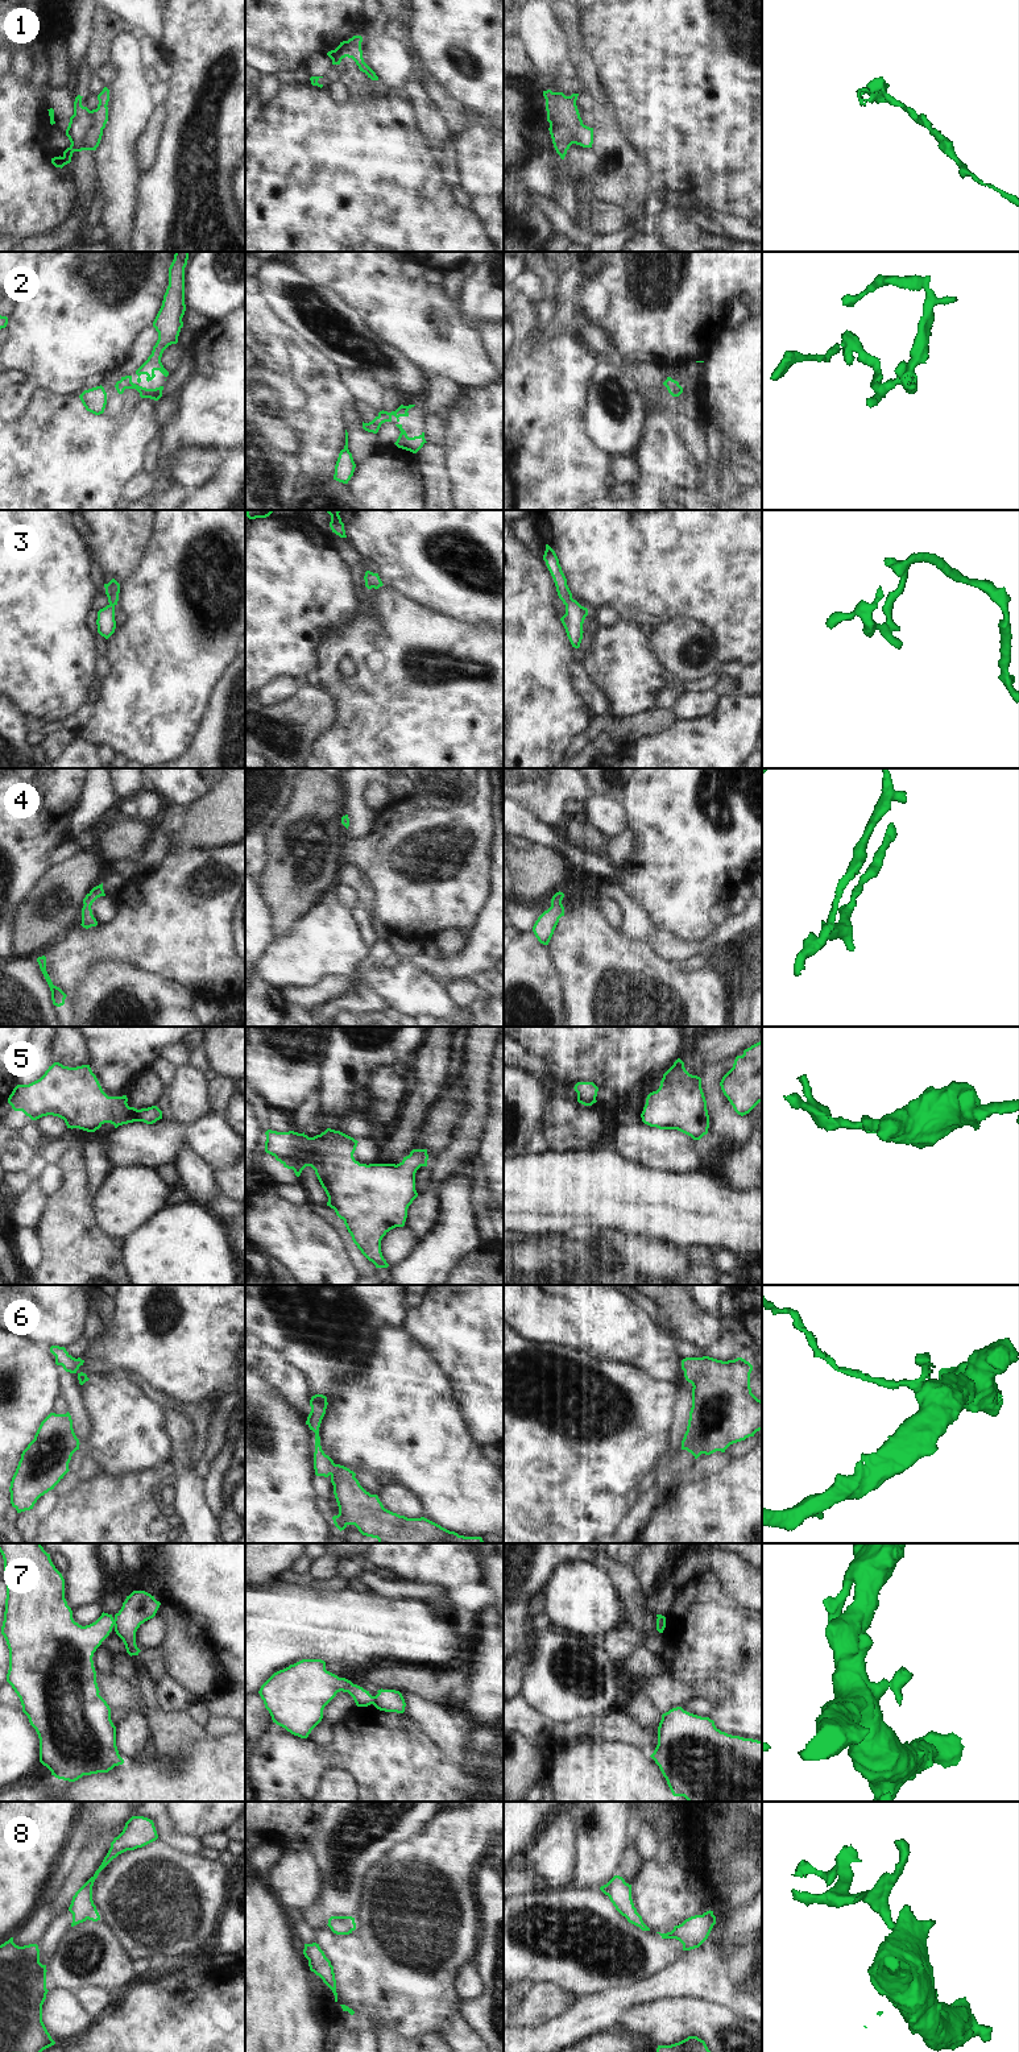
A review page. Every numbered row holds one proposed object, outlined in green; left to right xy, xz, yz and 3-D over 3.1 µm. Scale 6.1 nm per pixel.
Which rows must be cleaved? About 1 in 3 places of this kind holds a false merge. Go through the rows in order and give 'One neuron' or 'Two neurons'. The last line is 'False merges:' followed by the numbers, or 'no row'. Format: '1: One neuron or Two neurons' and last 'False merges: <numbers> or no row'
1: One neuron
2: One neuron
3: One neuron
4: One neuron
5: One neuron
6: One neuron
7: Two neurons
8: One neuron
False merges: 7.

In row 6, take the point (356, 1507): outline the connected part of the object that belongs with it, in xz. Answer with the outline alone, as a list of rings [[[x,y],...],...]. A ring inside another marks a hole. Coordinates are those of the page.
[[[315,1394],[310,1400],[311,1411],[306,1425],[315,1433],[314,1469],[316,1476],[331,1477],[334,1495],[339,1506],[339,1514],[334,1516],[335,1526],[341,1531],[348,1525],[355,1525],[363,1535],[377,1538],[378,1543],[485,1543],[481,1537],[464,1537],[450,1531],[440,1525],[421,1517],[407,1518],[384,1508],[377,1495],[366,1492],[355,1477],[356,1473],[349,1468],[335,1464],[324,1454],[320,1446],[319,1427],[327,1409],[327,1397]]]

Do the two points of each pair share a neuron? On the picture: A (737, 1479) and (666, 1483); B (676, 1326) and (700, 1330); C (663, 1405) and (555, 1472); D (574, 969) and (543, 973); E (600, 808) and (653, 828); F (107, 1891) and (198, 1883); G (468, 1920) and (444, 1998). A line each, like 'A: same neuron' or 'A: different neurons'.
A: different neurons
B: same neuron
C: same neuron
D: different neurons
E: different neurons
F: same neuron
G: same neuron

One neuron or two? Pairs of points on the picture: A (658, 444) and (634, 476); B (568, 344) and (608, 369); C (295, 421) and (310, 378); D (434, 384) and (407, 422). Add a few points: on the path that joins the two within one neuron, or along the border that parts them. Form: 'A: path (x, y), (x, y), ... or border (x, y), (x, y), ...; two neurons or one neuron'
A: border (634, 457), (642, 477), (634, 486); two neurons
B: border (601, 357), (588, 393); two neurons
C: path (306, 411), (311, 406), (311, 389); one neuron
D: path (434, 393), (417, 413); one neuron

